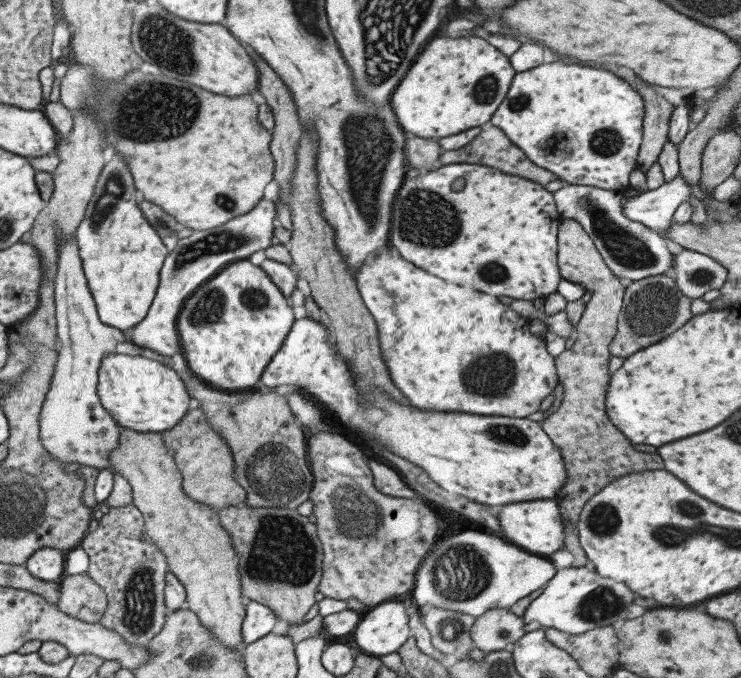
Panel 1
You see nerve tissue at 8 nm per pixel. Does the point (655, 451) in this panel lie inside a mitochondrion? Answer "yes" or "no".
no

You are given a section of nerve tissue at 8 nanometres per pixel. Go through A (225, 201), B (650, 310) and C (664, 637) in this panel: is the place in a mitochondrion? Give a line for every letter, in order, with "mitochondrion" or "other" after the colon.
A: mitochondrion
B: mitochondrion
C: other

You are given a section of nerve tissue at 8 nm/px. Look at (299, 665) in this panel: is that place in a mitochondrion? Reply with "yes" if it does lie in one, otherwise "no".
no

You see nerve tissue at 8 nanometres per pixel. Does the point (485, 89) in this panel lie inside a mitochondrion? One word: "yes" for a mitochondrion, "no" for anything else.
yes

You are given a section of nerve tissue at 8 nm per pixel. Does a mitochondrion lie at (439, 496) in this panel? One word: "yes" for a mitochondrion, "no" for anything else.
no

